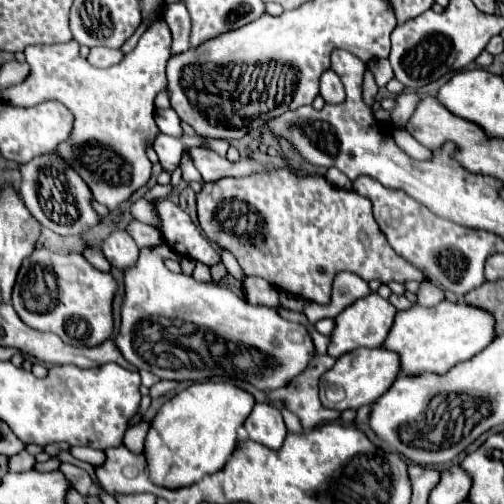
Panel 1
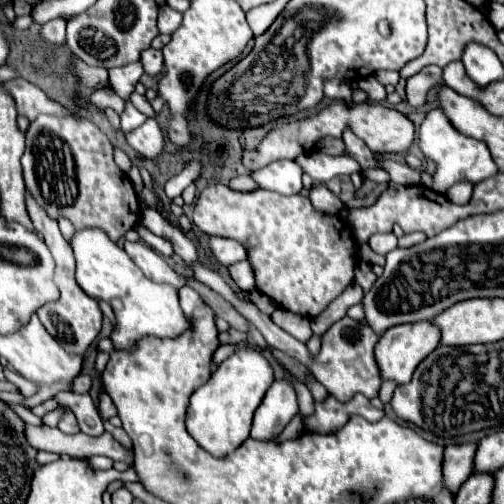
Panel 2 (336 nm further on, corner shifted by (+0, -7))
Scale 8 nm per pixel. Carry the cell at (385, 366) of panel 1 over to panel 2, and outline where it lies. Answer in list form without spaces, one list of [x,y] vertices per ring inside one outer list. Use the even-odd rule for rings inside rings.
[[[429,320],[421,324],[399,324],[389,328],[379,336],[379,342],[375,344],[375,360],[381,372],[381,380],[393,380],[397,384],[409,384],[417,364],[429,356],[439,346],[439,332],[433,328]]]

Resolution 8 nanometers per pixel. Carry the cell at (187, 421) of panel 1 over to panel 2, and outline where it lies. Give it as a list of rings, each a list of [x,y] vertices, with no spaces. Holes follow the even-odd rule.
[[[237,350],[211,374],[209,382],[191,394],[187,408],[187,430],[213,456],[227,456],[249,438],[253,412],[273,384],[273,370],[259,350]]]

